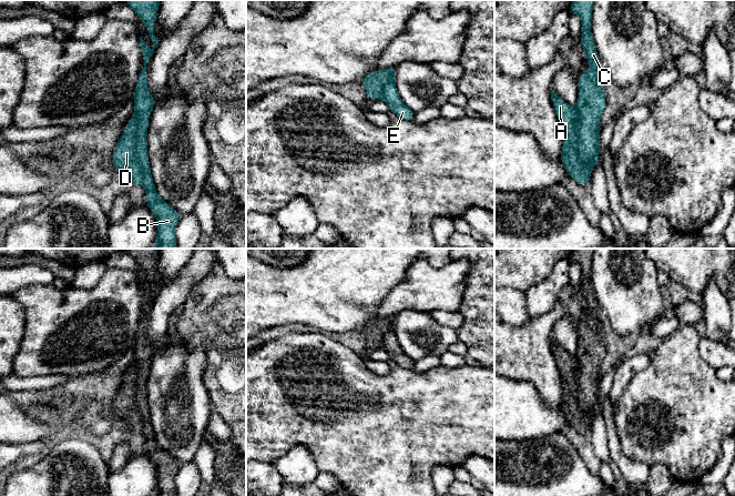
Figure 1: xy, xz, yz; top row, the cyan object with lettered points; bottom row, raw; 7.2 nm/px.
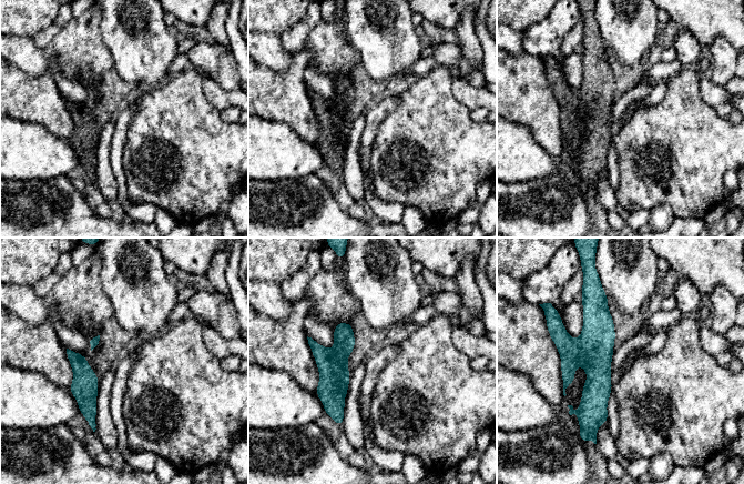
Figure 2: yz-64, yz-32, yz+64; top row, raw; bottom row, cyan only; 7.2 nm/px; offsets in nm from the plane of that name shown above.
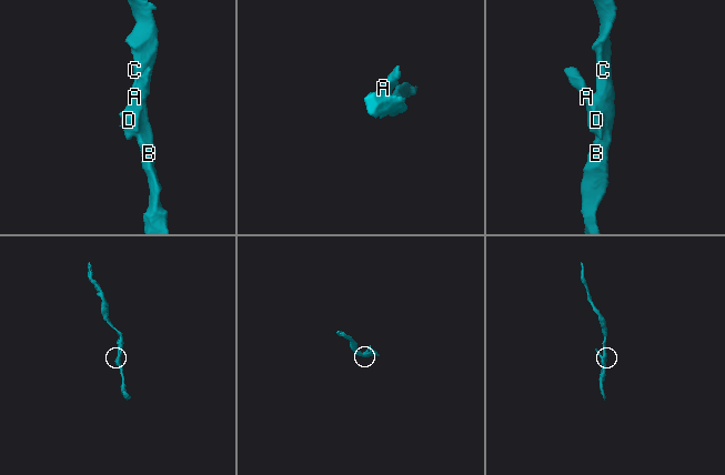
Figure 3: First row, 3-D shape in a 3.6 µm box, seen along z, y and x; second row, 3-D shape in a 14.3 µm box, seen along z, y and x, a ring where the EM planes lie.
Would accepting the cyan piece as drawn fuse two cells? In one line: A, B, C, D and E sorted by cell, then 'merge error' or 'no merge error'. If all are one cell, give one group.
groups A D / B C E; merge error

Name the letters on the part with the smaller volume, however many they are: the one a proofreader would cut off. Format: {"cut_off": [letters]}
{"cut_off": ["A", "D"]}

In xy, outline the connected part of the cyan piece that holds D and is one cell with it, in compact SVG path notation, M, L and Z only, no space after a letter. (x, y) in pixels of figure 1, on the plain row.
M132 366L123 378L122 385L113 398L112 411L131 432L143 433L144 424L136 408L137 387L135 368Z

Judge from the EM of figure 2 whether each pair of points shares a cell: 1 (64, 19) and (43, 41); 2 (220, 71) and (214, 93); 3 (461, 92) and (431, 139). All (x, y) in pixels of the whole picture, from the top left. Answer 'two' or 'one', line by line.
1: one
2: two
3: two

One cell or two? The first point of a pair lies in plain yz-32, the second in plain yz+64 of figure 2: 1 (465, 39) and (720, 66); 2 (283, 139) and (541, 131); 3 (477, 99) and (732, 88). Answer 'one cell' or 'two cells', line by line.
1: one cell
2: two cells
3: two cells

